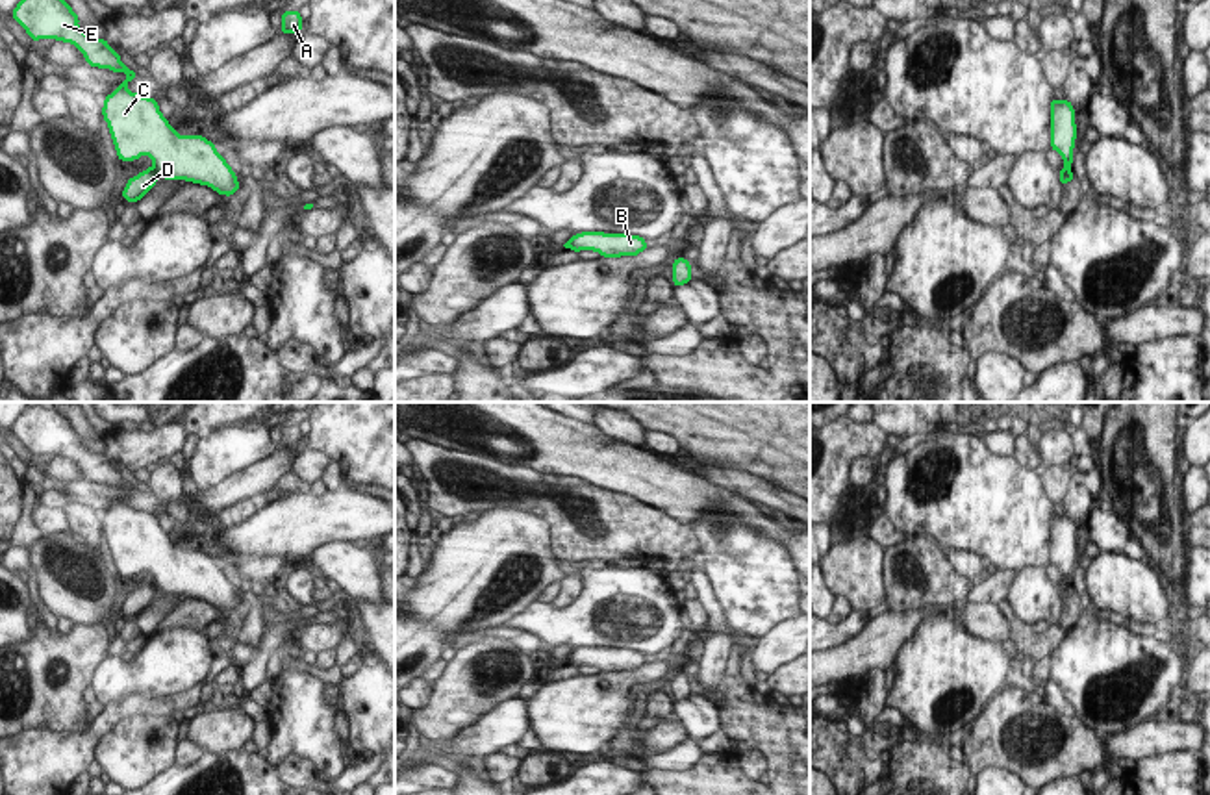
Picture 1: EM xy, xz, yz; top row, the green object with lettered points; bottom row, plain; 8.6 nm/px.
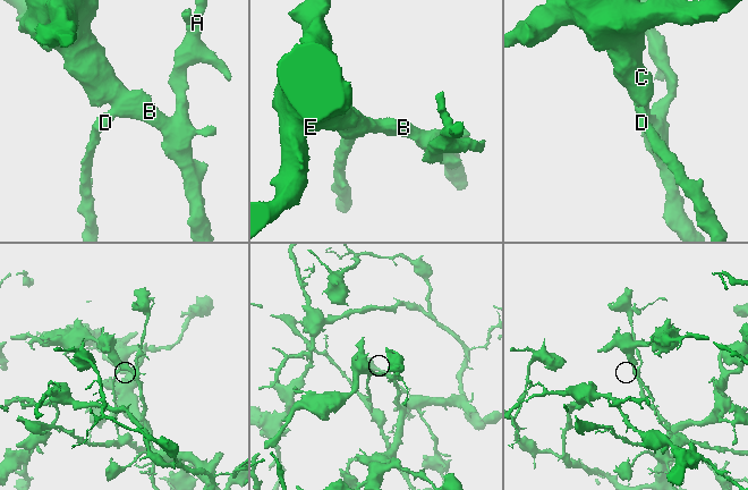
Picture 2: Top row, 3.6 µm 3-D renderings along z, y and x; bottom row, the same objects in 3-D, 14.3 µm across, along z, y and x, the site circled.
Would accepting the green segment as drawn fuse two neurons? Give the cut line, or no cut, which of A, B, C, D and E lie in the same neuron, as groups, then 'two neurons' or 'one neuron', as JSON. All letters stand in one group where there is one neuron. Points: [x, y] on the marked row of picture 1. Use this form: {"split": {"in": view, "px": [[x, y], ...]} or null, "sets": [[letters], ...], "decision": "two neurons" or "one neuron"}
{"split": {"in": "xy", "px": [[154, 165], [160, 175]]}, "sets": [["A", "B", "C", "E"], ["D"]], "decision": "two neurons"}

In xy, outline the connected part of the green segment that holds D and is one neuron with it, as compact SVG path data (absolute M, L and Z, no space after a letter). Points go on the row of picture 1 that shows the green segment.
M148 167L137 176L130 178L126 187L122 189L122 196L128 202L139 202L159 180L156 167Z

